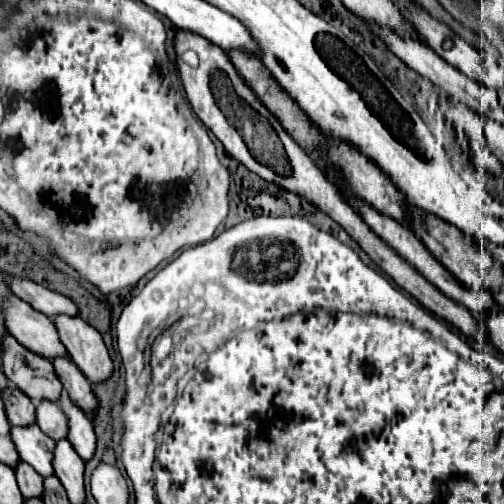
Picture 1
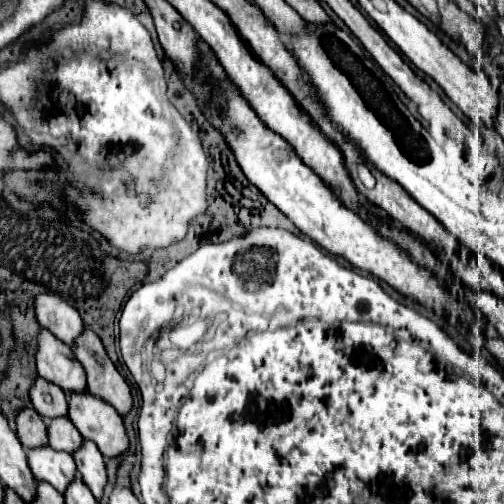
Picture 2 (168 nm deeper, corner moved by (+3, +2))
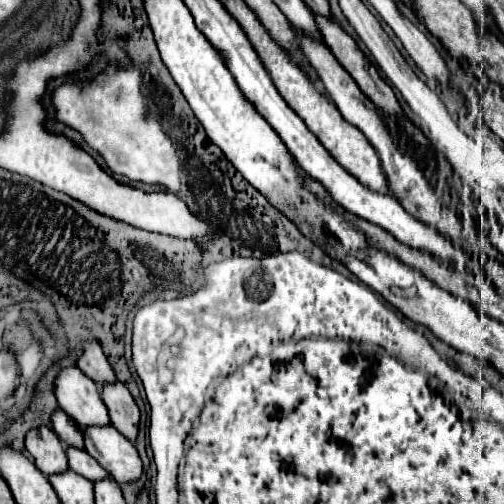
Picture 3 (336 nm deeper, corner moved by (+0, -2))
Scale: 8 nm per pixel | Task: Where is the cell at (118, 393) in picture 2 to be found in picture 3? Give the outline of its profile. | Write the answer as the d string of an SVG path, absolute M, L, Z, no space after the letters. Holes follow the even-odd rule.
M121 383L107 385L101 391L101 399L109 409L111 425L121 435L127 435L129 441L135 441L137 433L139 433L139 407L133 401L127 387Z

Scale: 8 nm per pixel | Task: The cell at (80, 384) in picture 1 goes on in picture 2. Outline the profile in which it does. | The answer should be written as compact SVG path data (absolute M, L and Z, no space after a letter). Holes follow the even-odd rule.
M88 391L68 395L68 417L82 437L92 439L104 457L116 457L128 449L128 437L120 413Z

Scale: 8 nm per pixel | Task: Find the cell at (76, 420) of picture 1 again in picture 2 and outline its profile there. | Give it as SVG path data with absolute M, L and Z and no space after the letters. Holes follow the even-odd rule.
M84 439L82 445L72 453L78 473L82 475L84 483L90 487L92 495L100 499L102 489L106 485L106 471L104 471L104 457L98 451L96 443L90 439Z

